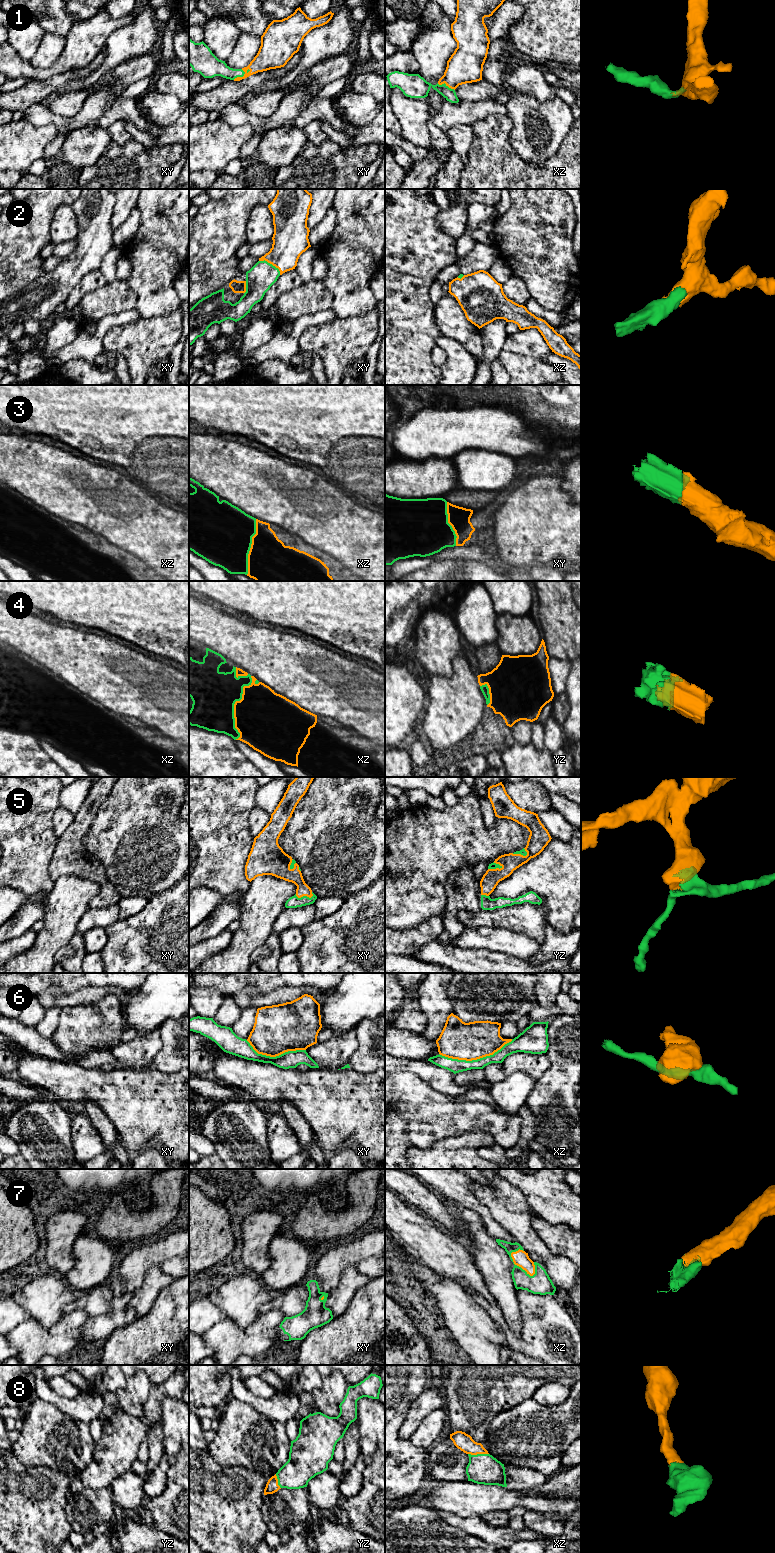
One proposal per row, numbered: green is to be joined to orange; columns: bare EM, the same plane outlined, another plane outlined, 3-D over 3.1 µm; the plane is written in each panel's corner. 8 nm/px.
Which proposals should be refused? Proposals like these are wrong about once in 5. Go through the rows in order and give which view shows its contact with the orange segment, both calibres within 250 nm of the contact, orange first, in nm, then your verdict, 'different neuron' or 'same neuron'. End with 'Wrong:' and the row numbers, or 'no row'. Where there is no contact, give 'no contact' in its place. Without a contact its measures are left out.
1: meets orange in xy; 170 nm thick on the orange side, 160 nm on the other; same neuron
2: meets orange in xy; 280 nm thick on the orange side, 220 nm on the other; same neuron
3: meets orange in xz; 380 nm thick on the orange side, 460 nm on the other; same neuron
4: meets orange in xz; 440 nm thick on the orange side, 360 nm on the other; same neuron
5: meets orange in yz; 140 nm thick on the orange side, 50 nm on the other; same neuron
6: meets orange in xz; 300 nm thick on the orange side, 110 nm on the other; different neuron
7: meets orange in xz; 130 nm thick on the orange side, 180 nm on the other; same neuron
8: meets orange in xz; 140 nm thick on the orange side, 240 nm on the other; same neuron
Wrong: 6

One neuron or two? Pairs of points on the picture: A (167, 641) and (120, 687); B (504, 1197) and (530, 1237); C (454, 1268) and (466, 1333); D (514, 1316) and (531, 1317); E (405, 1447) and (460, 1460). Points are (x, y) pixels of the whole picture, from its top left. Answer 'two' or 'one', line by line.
A: two
B: one
C: two
D: two
E: two

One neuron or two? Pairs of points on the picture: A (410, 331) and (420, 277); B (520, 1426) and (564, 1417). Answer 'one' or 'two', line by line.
A: one
B: one

